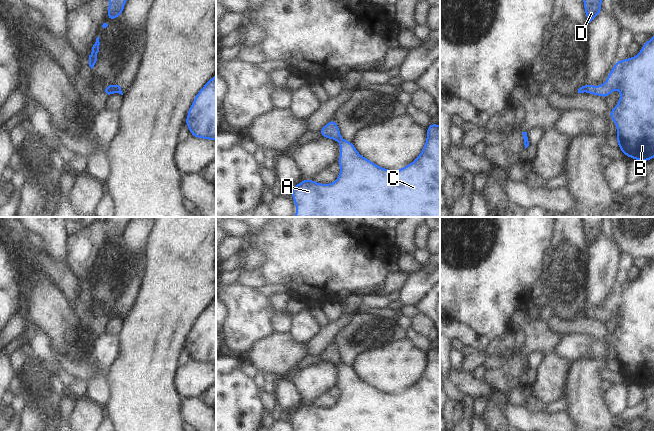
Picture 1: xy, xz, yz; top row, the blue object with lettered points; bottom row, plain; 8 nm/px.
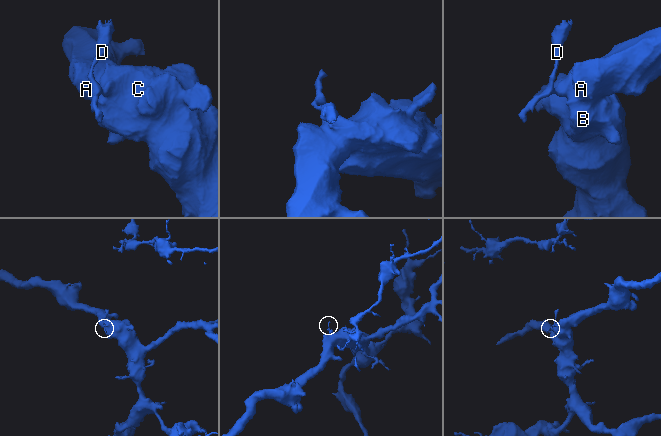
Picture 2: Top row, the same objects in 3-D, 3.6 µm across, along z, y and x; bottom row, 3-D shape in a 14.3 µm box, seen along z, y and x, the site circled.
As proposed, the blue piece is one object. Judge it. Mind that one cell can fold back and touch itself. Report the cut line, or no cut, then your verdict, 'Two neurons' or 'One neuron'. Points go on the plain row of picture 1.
Split along xz (341, 362), (337, 364). Two neurons

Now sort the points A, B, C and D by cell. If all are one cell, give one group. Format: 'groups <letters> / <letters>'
groups A B C / D

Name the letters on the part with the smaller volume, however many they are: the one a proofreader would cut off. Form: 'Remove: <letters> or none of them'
Remove: D

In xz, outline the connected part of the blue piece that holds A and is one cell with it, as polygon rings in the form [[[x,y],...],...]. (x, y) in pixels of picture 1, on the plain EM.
[[[432,346],[419,380],[400,394],[387,394],[361,380],[354,368],[338,364],[340,398],[335,406],[321,408],[311,402],[291,412],[296,431],[440,431],[440,350]]]

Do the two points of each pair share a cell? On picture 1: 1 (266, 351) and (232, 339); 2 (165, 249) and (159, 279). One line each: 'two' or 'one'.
1: two
2: one

